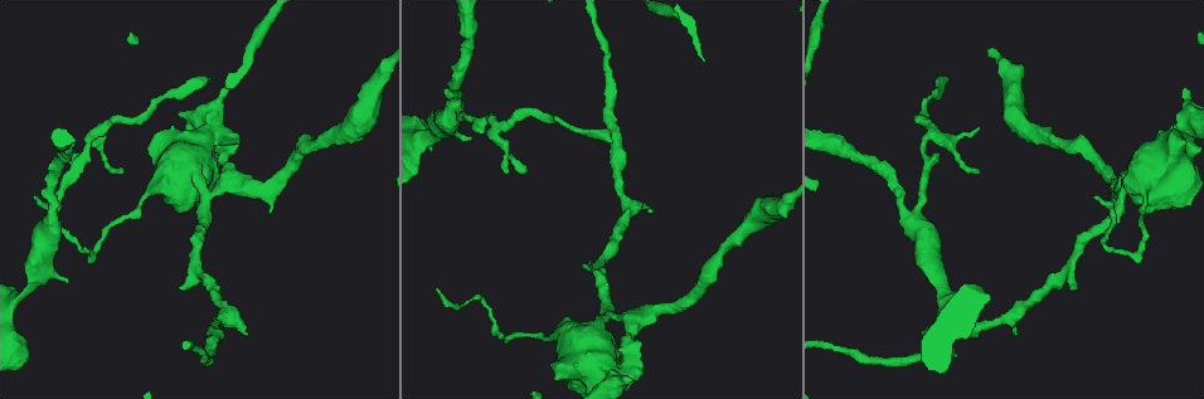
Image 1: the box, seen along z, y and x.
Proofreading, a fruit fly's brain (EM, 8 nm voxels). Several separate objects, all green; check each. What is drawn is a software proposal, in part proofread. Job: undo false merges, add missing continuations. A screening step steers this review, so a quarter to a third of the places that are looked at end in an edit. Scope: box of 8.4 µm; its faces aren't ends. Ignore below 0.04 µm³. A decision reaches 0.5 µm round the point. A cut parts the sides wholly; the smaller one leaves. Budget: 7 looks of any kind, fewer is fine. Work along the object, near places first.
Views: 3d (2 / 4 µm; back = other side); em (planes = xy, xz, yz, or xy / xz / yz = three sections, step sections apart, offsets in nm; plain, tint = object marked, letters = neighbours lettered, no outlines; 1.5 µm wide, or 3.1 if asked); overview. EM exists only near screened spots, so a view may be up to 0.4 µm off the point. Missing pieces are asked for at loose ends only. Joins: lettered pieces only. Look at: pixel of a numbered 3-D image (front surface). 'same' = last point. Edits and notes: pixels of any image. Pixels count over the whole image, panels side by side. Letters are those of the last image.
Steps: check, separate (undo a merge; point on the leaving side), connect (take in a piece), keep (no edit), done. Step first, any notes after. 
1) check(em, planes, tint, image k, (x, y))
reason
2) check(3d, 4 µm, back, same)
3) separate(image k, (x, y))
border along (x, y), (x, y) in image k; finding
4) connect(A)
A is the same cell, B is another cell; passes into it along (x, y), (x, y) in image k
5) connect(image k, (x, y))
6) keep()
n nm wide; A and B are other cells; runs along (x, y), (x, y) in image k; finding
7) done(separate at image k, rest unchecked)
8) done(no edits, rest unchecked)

check(3d, 4 µm, image 1, (980, 129))

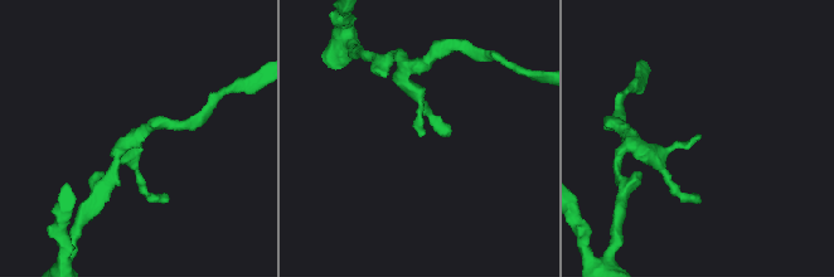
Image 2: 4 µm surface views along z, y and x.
check(em, planes, tint, image 2, (697, 134))
shape alone is not enough

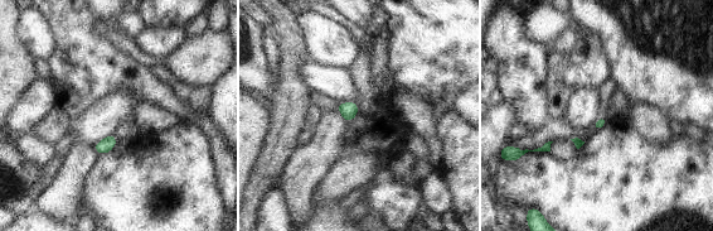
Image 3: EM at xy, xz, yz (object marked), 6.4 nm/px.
check(em, planes, letters, same)

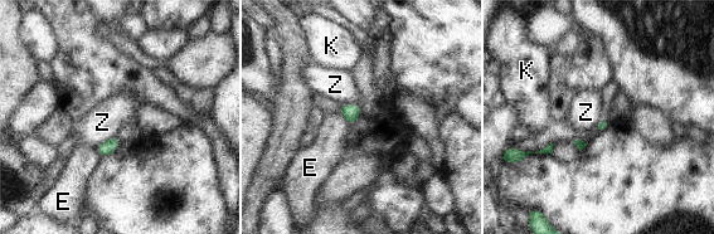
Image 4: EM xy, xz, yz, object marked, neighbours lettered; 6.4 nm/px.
keep()
E, K and Z are other cells; border along (115, 135), (96, 149) in image 4; no lettered piece goes on from it

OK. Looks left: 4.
check(3d, 2 µm, image 1, (606, 316))
touches itself

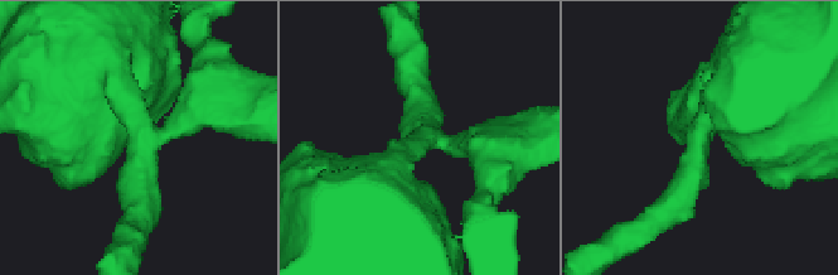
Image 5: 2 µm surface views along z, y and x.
check(em, planes, plain, image 5, (425, 139))
arms of 220, 700 nm; now the EM

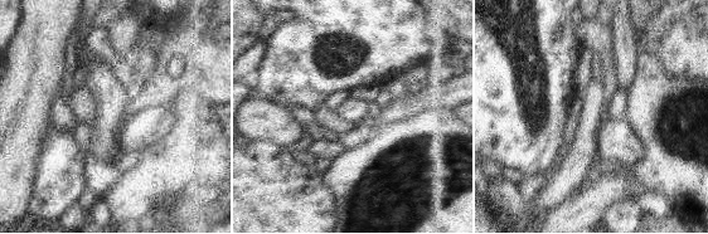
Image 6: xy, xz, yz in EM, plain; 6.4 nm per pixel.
check(em, planes, letters, same)
see the neighbours

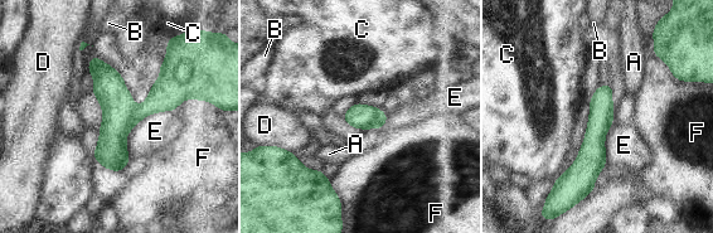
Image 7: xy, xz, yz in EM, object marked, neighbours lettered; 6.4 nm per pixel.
separate(image 7, (166, 95))
160 nm wide; A, B, C, D, E and F are other cells; border along (137, 107), (134, 115), (134, 124) in image 7; a second neuron is stuck on

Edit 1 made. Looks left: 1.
done(separate at image 7, rest unchecked)

